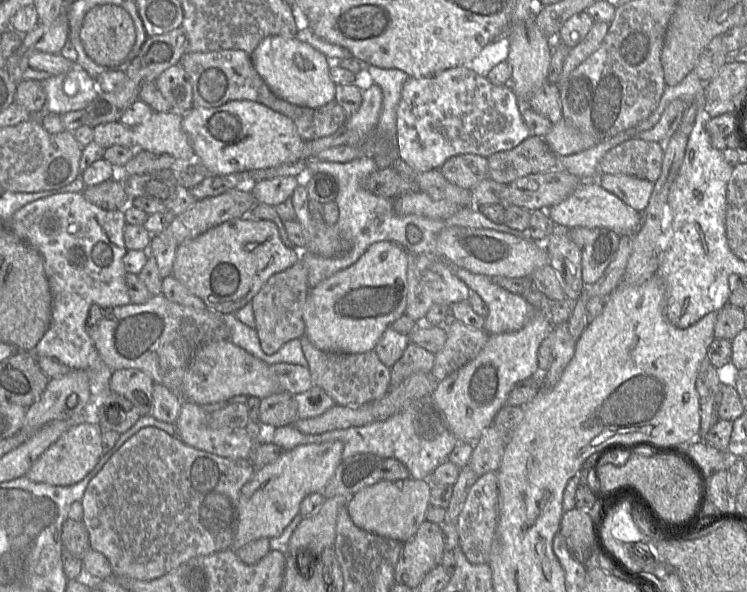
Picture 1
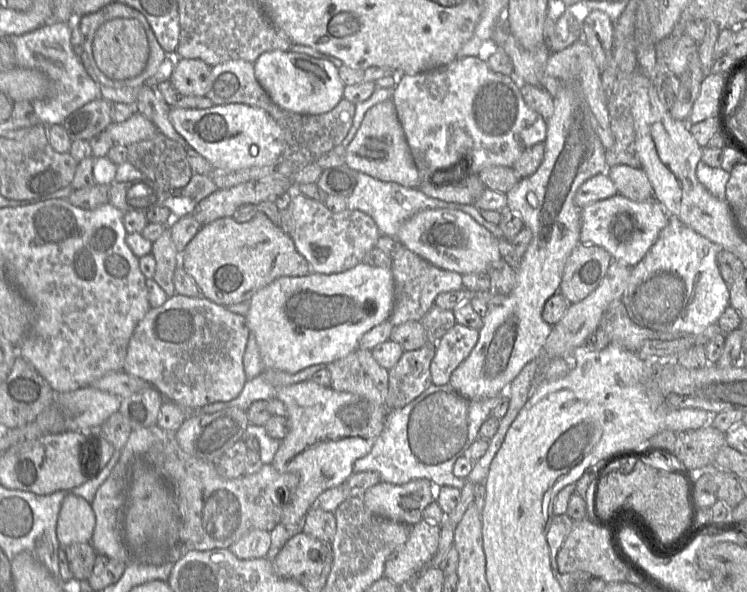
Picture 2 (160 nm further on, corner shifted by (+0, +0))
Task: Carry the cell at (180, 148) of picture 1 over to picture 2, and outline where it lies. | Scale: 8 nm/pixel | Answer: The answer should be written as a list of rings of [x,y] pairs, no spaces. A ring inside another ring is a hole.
[[[135,112],[123,122],[111,123],[105,131],[110,135],[115,144],[129,146],[153,137],[158,132],[158,129],[144,115]]]

